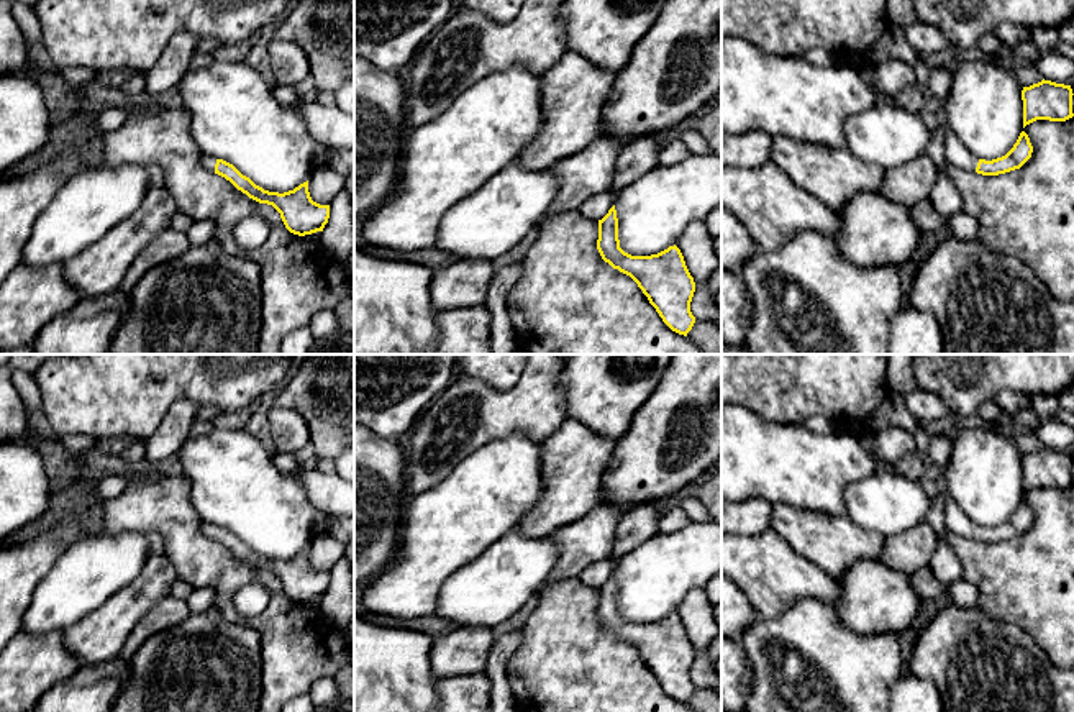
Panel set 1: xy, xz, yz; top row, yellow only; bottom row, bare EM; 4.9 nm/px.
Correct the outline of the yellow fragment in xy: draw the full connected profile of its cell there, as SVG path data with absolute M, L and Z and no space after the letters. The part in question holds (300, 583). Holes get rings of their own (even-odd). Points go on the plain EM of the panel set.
M202 522L200 530L205 536L225 545L238 558L249 566L272 573L285 592L285 596L298 604L323 599L330 586L330 573L320 573L312 568L308 548L294 558L279 561L269 559L256 553L249 545L243 543L233 532L216 527L215 523Z

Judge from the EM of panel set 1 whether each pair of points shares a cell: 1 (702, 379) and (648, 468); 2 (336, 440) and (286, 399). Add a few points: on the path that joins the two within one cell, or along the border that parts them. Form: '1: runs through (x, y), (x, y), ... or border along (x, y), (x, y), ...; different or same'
1: runs through (679, 399), (668, 410), (658, 445); same
2: runs through (325, 427), (299, 401); same

